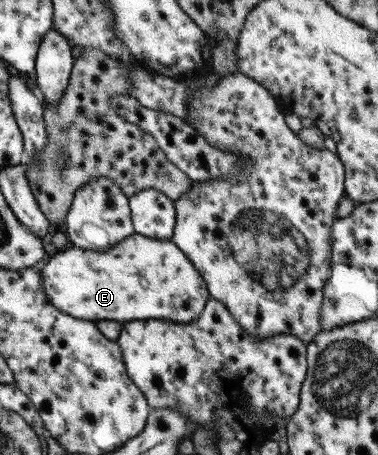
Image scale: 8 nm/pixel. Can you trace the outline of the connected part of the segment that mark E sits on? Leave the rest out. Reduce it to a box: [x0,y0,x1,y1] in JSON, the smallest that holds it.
[40,232,210,325]

